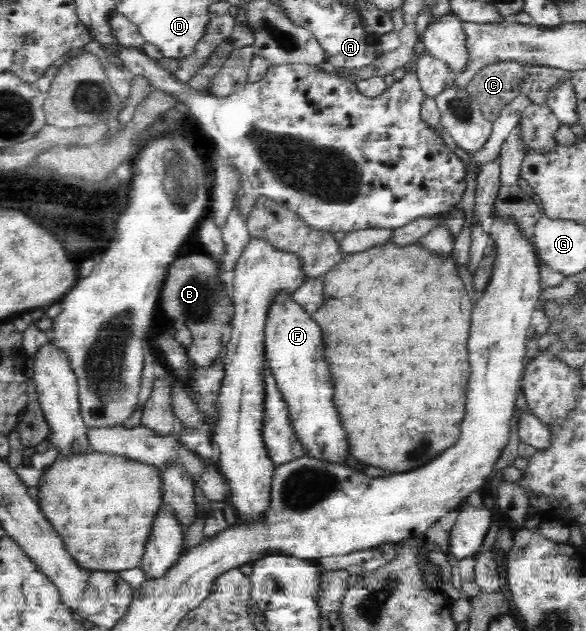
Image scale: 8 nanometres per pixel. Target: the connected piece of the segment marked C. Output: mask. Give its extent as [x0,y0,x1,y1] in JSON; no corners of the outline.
[465,61,570,121]

